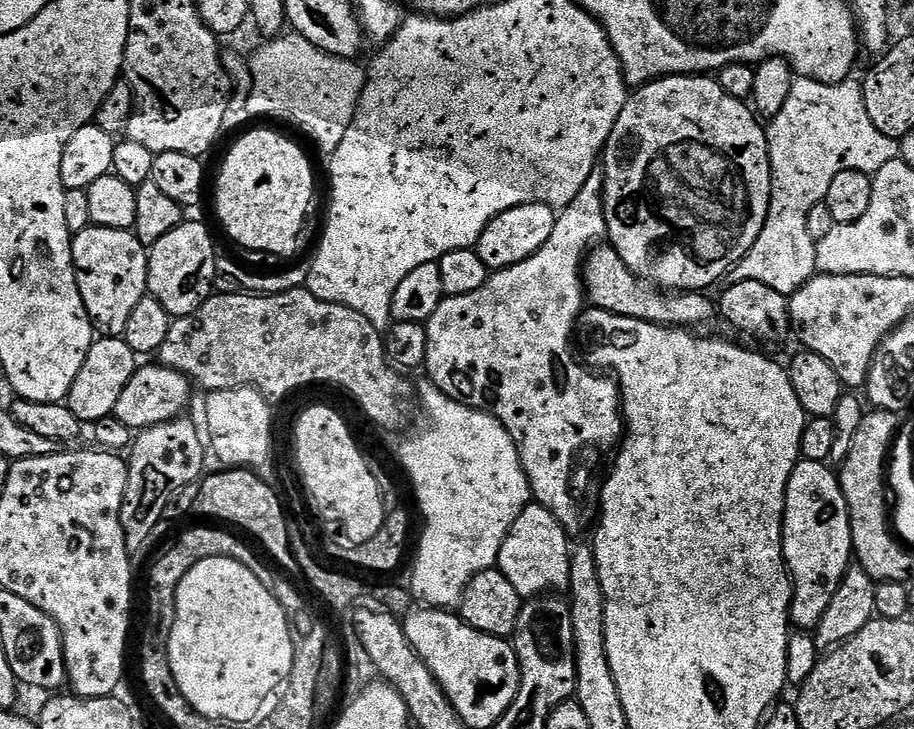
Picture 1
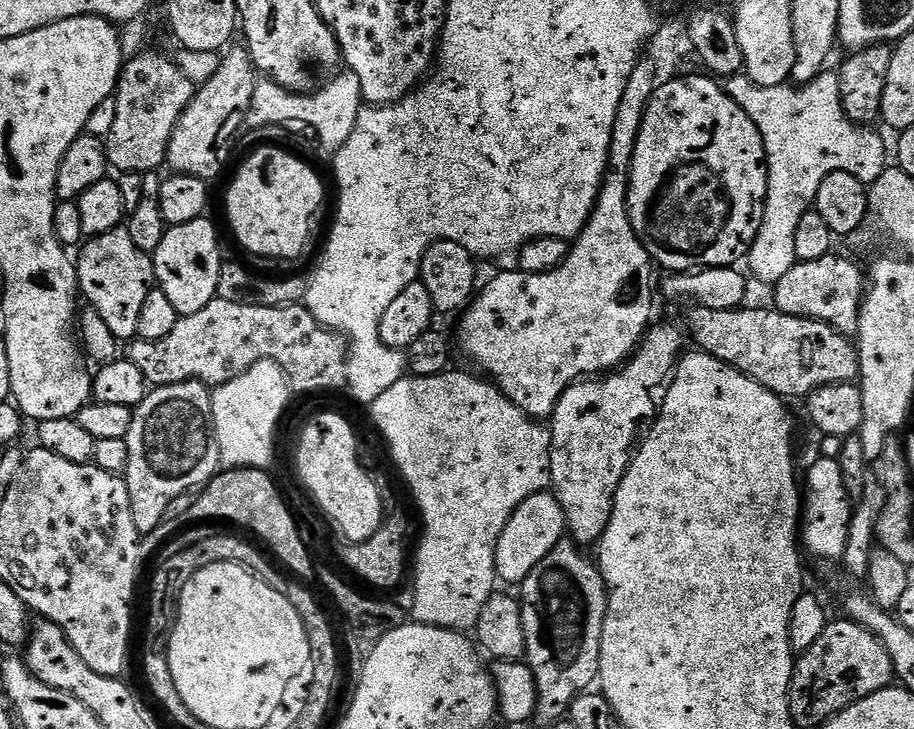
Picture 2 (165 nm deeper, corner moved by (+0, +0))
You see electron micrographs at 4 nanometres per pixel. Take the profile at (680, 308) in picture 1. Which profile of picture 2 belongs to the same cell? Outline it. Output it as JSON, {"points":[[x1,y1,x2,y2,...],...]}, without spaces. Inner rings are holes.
{"points":[[741,306,730,310,689,307,686,332,691,343,693,340,696,343,693,345,699,351,709,352,714,358,734,366,734,370,754,378,754,382,766,386,766,390,781,398,789,398,788,396,806,398,815,388,846,384,857,379,860,370,858,348,845,333,835,332,830,325,822,323,821,320,810,320,807,316,787,316,784,312,777,312,771,307,768,307,769,309,748,307]]}

